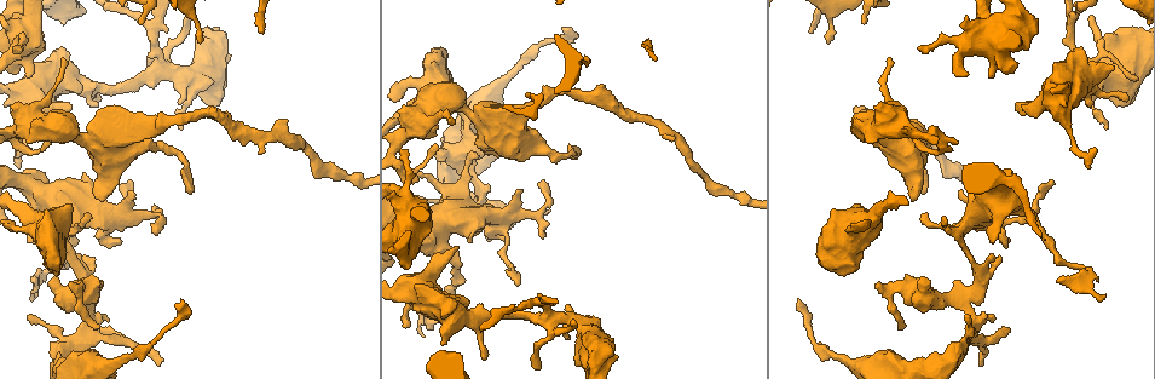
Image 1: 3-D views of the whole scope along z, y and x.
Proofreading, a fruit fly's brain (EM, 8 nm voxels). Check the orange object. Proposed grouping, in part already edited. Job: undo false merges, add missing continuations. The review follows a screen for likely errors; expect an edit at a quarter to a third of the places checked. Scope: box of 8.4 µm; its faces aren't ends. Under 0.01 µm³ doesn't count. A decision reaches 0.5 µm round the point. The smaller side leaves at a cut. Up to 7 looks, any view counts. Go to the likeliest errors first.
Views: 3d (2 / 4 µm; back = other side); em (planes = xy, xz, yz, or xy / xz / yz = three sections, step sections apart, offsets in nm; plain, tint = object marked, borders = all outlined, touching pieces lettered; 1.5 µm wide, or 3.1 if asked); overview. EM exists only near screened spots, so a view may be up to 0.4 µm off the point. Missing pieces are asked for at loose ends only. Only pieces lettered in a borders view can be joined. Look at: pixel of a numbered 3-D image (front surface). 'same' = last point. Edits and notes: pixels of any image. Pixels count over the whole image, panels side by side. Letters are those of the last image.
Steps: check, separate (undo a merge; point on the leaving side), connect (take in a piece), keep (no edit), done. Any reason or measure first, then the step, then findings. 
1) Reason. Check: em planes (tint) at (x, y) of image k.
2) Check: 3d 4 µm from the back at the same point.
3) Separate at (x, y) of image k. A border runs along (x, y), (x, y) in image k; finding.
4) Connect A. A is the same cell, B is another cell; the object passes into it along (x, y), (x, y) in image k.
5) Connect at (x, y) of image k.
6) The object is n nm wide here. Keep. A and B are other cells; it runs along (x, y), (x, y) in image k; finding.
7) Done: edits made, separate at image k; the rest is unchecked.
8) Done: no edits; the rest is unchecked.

Thick end. Check: em planes (borders) at (1112, 66) of image 1.

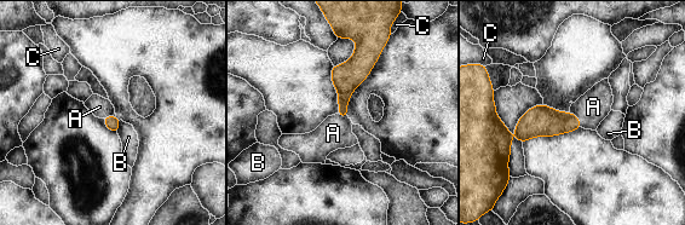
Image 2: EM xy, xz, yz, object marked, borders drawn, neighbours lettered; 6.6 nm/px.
Connect A. A is the same cell, B and C are other cells; the object passes into it along (541, 120), (577, 117), (593, 107) in image 2; it goes on there.

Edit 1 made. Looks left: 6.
Four arms meet. Check: 3d 2 µm at (494, 218) of image 1.

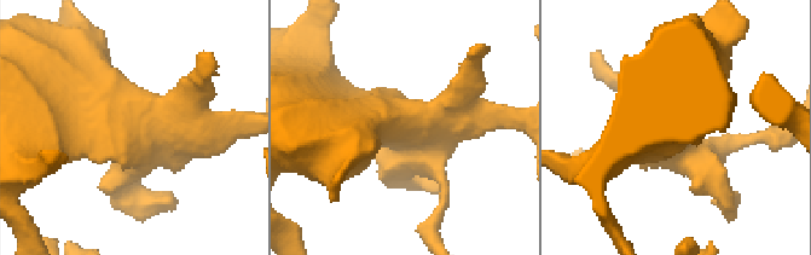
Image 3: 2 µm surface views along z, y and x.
Now the EM. Check: em planes (borders) at (406, 130) of image 3.

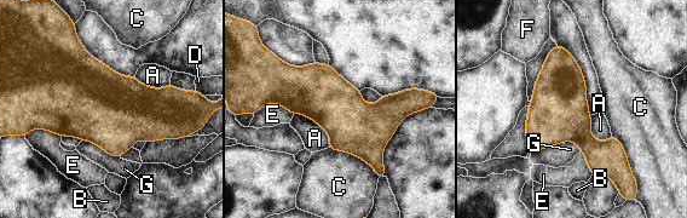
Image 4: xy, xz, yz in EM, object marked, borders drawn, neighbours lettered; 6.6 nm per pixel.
The object is 340 nm wide here. Keep. A, B, C, D, E, F and G are other cells; it runs along (272, 97), (409, 104) in image 4; continuous, no second neuron.

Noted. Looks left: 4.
Thin end. Check: em planes (plain) at (408, 325) of image 1.

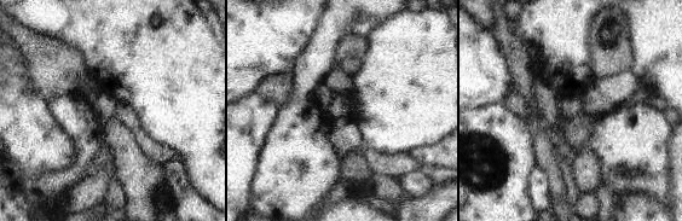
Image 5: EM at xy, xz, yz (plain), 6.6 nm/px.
Check: em planes (borders) at the same point.

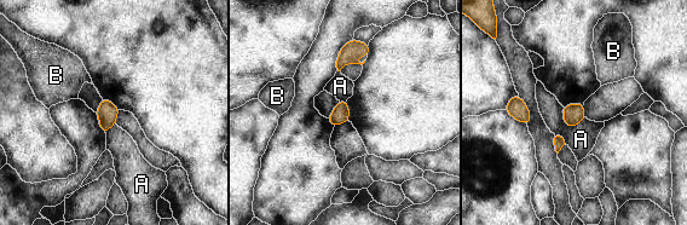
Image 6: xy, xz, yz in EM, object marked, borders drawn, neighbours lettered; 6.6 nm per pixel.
Keep. A and B are other cells; a border runs along (561, 107), (570, 127), (586, 117) in image 6; none of them fits.

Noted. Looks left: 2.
Done: edits made, connect at image 2; the rest is unchecked.

